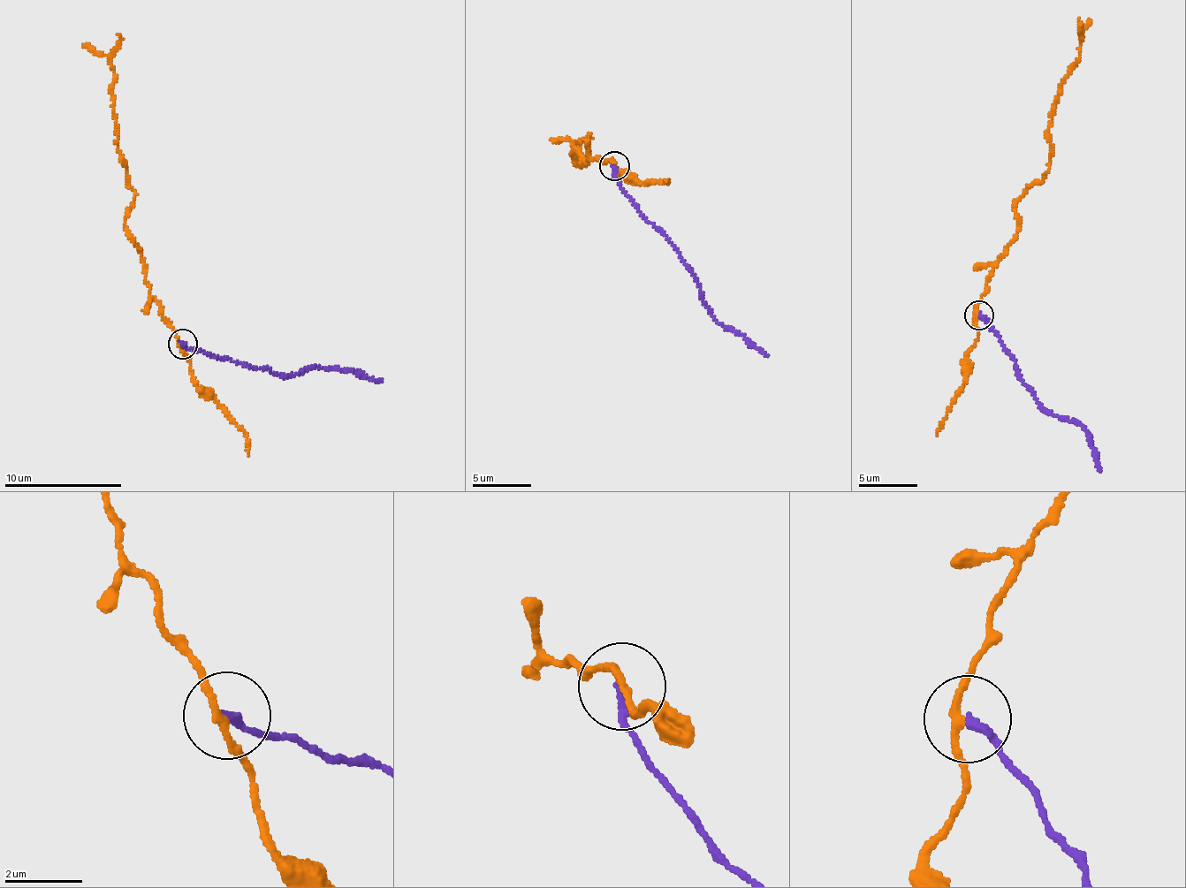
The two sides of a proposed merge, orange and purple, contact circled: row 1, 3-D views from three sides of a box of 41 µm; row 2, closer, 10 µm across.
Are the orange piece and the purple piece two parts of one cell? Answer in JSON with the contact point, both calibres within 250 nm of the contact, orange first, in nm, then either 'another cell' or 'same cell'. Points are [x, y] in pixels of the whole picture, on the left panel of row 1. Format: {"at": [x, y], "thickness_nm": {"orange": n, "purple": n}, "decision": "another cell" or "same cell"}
{"at": [182, 344], "thickness_nm": {"orange": 180, "purple": 220}, "decision": "another cell"}

